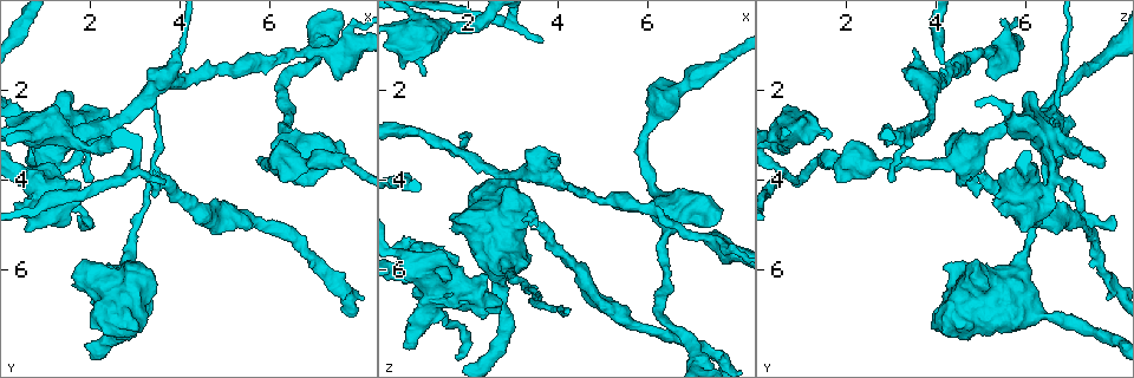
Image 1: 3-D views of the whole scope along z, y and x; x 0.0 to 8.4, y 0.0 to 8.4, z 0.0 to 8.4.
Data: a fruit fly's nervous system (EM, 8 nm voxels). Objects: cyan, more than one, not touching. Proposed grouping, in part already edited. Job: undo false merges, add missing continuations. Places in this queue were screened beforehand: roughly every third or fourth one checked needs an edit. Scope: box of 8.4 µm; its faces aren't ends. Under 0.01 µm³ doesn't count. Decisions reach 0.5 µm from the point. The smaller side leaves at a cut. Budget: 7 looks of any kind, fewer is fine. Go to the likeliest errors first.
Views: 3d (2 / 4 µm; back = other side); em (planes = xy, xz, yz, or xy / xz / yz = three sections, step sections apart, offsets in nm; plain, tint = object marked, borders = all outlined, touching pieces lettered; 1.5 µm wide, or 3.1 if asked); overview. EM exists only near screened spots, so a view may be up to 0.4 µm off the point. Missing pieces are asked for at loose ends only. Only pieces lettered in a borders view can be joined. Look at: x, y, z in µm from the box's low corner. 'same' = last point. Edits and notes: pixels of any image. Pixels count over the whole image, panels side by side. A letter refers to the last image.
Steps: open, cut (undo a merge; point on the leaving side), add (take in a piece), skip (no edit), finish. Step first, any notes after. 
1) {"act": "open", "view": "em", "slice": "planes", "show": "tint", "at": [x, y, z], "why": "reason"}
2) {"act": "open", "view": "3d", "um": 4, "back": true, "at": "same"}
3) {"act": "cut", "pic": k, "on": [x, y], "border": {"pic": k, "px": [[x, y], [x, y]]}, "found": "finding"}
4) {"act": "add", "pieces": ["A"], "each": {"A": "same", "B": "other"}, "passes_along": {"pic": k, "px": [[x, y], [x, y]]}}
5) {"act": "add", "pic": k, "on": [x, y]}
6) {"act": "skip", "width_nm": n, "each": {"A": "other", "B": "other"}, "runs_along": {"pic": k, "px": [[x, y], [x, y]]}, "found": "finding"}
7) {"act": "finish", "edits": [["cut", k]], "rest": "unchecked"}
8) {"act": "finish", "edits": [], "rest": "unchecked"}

{"act": "open", "view": "3d", "um": 2, "at": [3.85, 1.15, 3.45], "why": "branch stops here"}

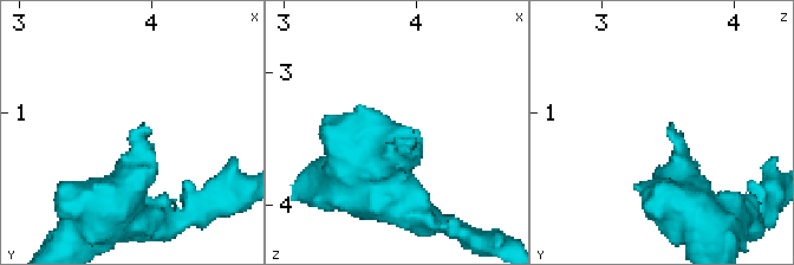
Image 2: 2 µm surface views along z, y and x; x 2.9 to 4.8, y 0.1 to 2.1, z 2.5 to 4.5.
{"act": "open", "view": "em", "slice": "planes", "show": "borders", "at": [3.86, 1.12, 3.46], "why": "shape alone is not enough"}

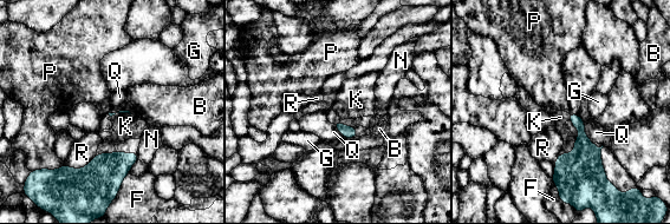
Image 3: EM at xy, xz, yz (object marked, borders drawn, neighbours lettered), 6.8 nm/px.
{"act": "add", "pieces": ["K"], "longest_contact_nm": ["R", 220], "each": {"B": "other", "F": "other", "G": "other", "K": "same", "N": "other", "P": "other", "Q": "other", "R": "other"}, "found": "it goes on there"}

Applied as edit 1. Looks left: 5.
{"act": "open", "view": "overview", "why": "see it whole again"}

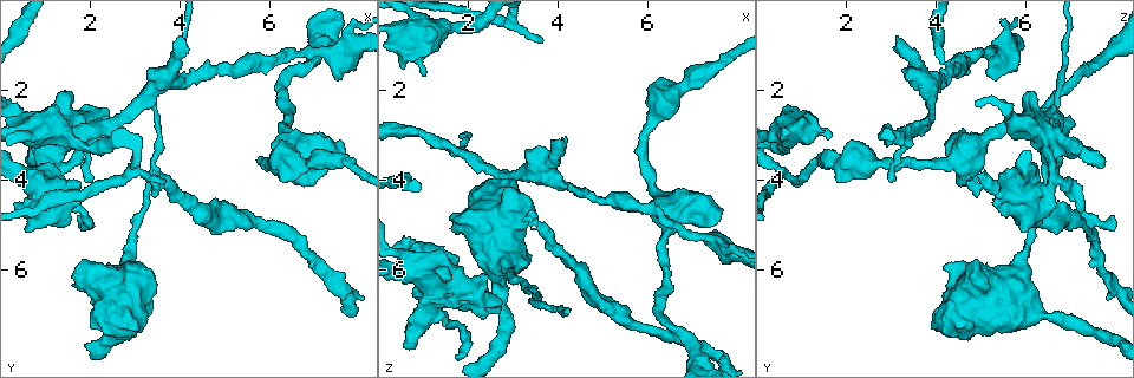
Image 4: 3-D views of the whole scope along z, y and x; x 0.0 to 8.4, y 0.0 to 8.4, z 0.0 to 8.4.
{"act": "open", "view": "em", "slice": "planes", "show": "borders", "at": [7.00, 4.10, 4.65], "why": "thick end"}

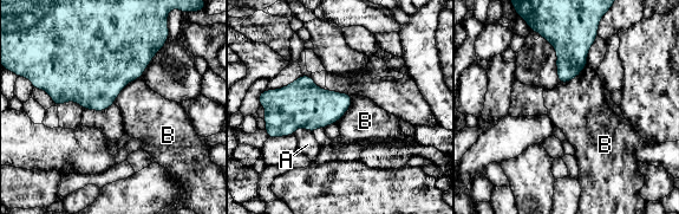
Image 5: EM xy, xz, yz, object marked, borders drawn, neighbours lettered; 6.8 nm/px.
{"act": "skip", "width_nm": 240, "each": {"A": "other", "B": "other"}, "border": {"pic": 5, "px": [[139, 77], [131, 80], [113, 103]]}, "found": "none of them fits"}

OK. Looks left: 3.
{"act": "open", "view": "em", "slice": "xz", "step": 8, "show": "tint", "at": [2.05, 2.85, 3.50], "why": "two arms in line, one across"}

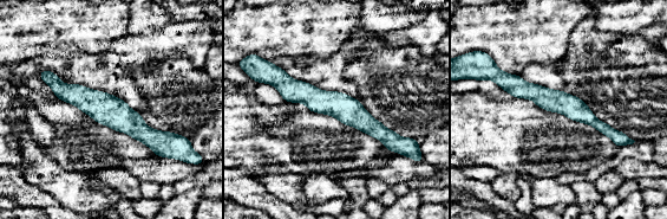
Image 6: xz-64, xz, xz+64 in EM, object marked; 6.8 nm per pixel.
{"act": "open", "view": "em", "slice": "planes", "show": "borders", "at": "same", "why": "another direction"}

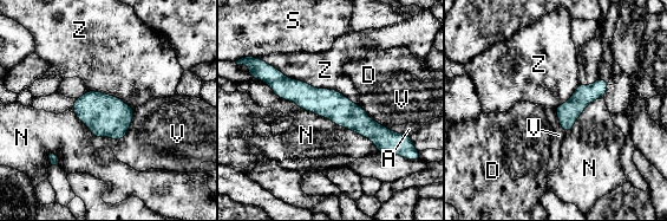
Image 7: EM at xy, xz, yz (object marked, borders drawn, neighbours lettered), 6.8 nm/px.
{"act": "skip", "width_nm": 200, "each": {"A": "other", "D": "other", "N": "other", "S": "other", "V": "other", "Z": "other"}, "runs_along": {"pic": 7, "px": [[270, 71], [391, 144]]}, "found": "all the same neuron"}

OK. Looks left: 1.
{"act": "finish", "edits": [["add", 3]], "rest": "unchecked"}

